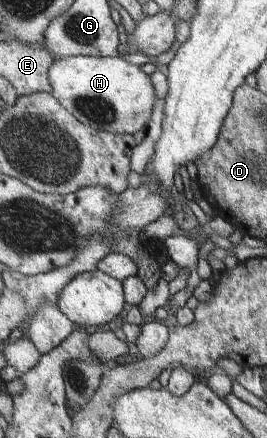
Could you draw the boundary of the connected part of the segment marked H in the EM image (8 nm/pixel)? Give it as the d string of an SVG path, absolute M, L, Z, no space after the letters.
M71 56L56 58L50 67L52 94L79 121L96 130L118 134L144 131L157 101L155 85L141 67L117 56Z

